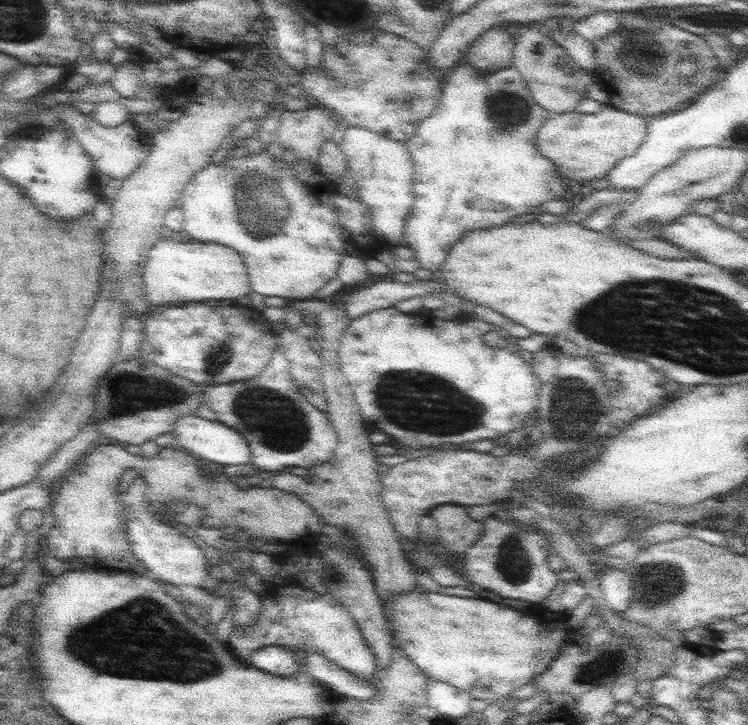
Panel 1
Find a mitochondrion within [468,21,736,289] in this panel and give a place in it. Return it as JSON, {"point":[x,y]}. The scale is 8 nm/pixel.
{"point":[644,55]}

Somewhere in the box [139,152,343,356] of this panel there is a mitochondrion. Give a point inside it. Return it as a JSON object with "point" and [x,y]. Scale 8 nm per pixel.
{"point":[259,204]}

